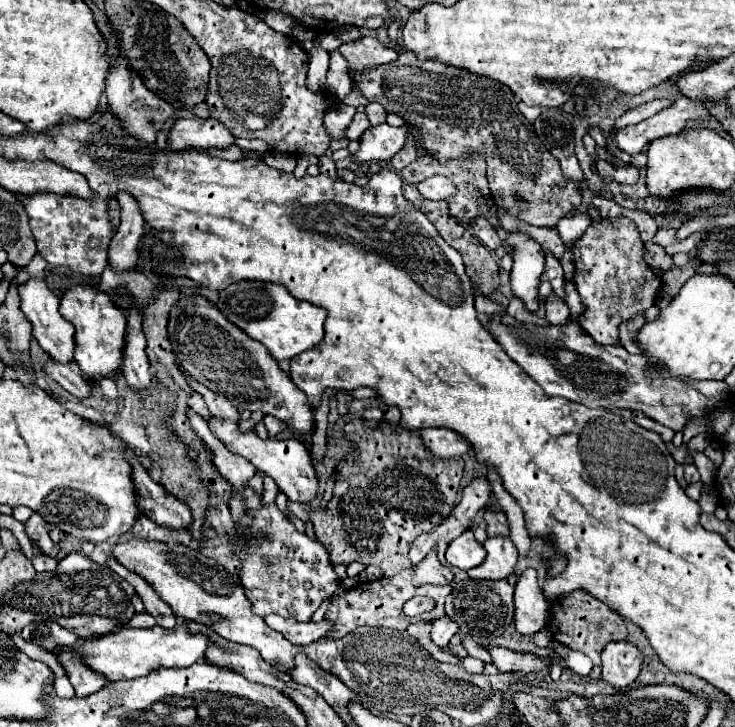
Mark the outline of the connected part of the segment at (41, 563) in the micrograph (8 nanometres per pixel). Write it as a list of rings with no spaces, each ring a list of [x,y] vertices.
[[[34,554],[34,558],[30,558],[30,562],[36,568],[36,572],[46,572],[46,570],[54,570],[56,568],[56,560],[46,558],[42,554]]]

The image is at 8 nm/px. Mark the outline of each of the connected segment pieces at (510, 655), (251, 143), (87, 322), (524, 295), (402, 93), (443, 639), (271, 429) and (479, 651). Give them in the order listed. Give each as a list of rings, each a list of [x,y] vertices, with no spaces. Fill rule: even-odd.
[[[502,646],[490,648],[490,654],[494,658],[494,666],[500,672],[520,672],[520,674],[532,674],[540,672],[548,666],[550,658],[542,658],[534,652],[514,652]]]
[[[235,137],[235,144],[242,150],[258,152],[260,154],[269,150],[269,146],[260,139],[247,140]]]
[[[74,286],[70,288],[60,302],[60,314],[74,324],[76,334],[76,352],[74,362],[80,366],[80,372],[94,380],[96,376],[102,378],[116,378],[122,370],[122,350],[124,350],[124,336],[126,336],[126,318],[122,312],[112,308],[112,300],[104,296],[104,292],[96,292],[94,286]]]
[[[518,230],[510,232],[506,236],[506,242],[514,250],[514,266],[510,272],[512,294],[524,302],[524,308],[528,312],[536,312],[540,308],[538,286],[544,272],[544,252],[536,240]]]
[[[396,60],[356,74],[354,86],[370,102],[380,102],[386,112],[402,116],[408,126],[420,134],[422,148],[440,162],[472,150],[482,154],[494,198],[506,202],[510,214],[526,224],[556,230],[560,218],[580,208],[582,196],[576,190],[578,182],[560,178],[558,160],[538,140],[534,126],[520,116],[516,96],[508,86],[436,60],[418,60],[418,66]],[[514,194],[520,194],[522,200],[528,202],[526,210],[516,210]]]
[[[442,616],[438,620],[432,622],[432,642],[440,648],[446,648],[450,638],[456,634],[458,624],[454,620],[450,620],[448,616]]]
[[[266,415],[263,421],[268,434],[271,437],[276,436],[278,433],[284,432],[284,430],[286,430],[286,425],[271,415]]]
[[[470,638],[464,640],[463,646],[466,649],[469,656],[478,658],[478,659],[482,660],[484,663],[492,664],[492,658],[490,656],[488,650],[483,648],[476,642],[474,642],[474,640],[472,640]]]

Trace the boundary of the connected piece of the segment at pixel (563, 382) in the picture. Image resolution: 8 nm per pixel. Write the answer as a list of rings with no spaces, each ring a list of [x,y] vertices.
[[[502,314],[488,318],[484,326],[490,334],[494,334],[506,354],[518,362],[520,368],[532,376],[548,396],[560,396],[588,408],[640,410],[674,432],[682,430],[692,416],[700,416],[704,410],[706,396],[690,388],[686,380],[668,380],[658,372],[646,374],[648,364],[642,354],[628,354],[622,346],[614,344],[596,344],[592,336],[588,336],[572,320],[564,328],[556,328],[552,324],[546,328],[536,328],[522,326],[508,314]]]

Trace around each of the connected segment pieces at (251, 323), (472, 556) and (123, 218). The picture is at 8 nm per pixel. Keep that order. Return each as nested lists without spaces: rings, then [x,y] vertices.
[[[236,282],[220,292],[216,308],[242,332],[250,338],[264,344],[272,358],[290,360],[296,354],[316,346],[324,338],[324,320],[326,314],[322,308],[314,304],[300,302],[288,296],[288,290],[280,284],[264,284],[264,282]]]
[[[472,530],[460,534],[456,540],[452,540],[452,544],[448,546],[446,550],[446,560],[460,568],[460,570],[470,570],[470,568],[476,568],[478,564],[484,562],[484,546],[476,542]]]
[[[126,192],[118,196],[120,204],[120,226],[108,248],[108,264],[114,272],[136,270],[138,264],[138,242],[144,232],[144,218],[140,216],[136,200]]]

